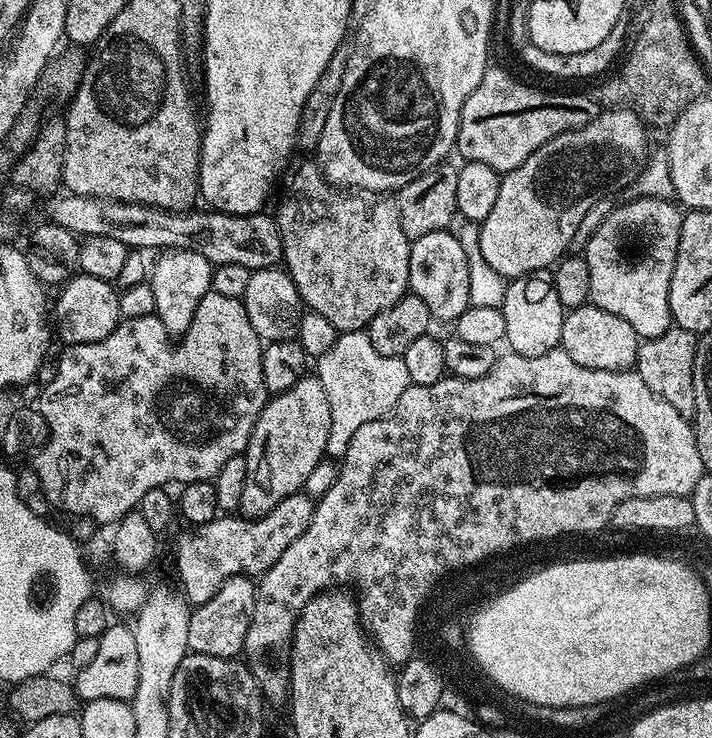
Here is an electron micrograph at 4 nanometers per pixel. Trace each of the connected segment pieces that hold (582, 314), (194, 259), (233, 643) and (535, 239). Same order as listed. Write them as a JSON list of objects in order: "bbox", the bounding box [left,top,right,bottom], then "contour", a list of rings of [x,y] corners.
[{"bbox":[560,302,641,372],"contour":[[[591,302],[571,309],[562,322],[560,347],[566,355],[574,358],[574,362],[578,362],[578,366],[586,366],[590,370],[622,372],[631,369],[635,365],[636,352],[641,343],[634,326],[618,318],[618,314],[610,314],[610,310],[602,310]]]},{"bbox":[146,250,212,338],"contour":[[[164,250],[150,264],[150,275],[146,281],[154,290],[154,316],[160,325],[168,331],[169,337],[179,338],[190,326],[198,310],[198,302],[212,287],[212,265],[197,252],[183,250]]]},{"bbox":[186,576,257,660],"contour":[[[231,576],[218,586],[218,594],[206,602],[195,605],[188,617],[186,642],[189,652],[208,654],[210,658],[231,660],[239,657],[244,651],[246,630],[254,614],[257,581],[250,576]]]},{"bbox":[479,107,648,278],"contour":[[[627,107],[612,108],[595,117],[586,126],[575,128],[550,138],[550,142],[538,146],[538,150],[534,150],[534,154],[530,154],[530,158],[526,158],[526,162],[522,162],[522,166],[518,166],[512,172],[503,173],[500,189],[498,190],[498,198],[494,202],[494,210],[490,210],[488,217],[479,225],[479,251],[482,254],[482,258],[486,260],[486,266],[490,266],[490,270],[494,270],[505,278],[531,276],[543,273],[545,271],[543,268],[549,267],[548,269],[551,269],[569,251],[574,238],[574,230],[578,230],[578,222],[582,222],[582,214],[586,214],[586,210],[590,210],[590,206],[594,206],[594,202],[598,202],[598,198],[609,195],[613,191],[611,188],[620,188],[627,180],[632,180],[639,174],[640,167],[644,164],[644,155],[648,152],[648,136],[644,133],[644,128],[646,128],[645,121],[636,112],[629,110]]]}]

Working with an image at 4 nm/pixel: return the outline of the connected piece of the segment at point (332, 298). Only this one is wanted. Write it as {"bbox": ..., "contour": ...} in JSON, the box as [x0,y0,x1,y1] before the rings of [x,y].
{"bbox":[274,162,412,333],"contour":[[[315,162],[300,164],[296,169],[294,168],[291,169],[291,172],[293,171],[292,177],[290,177],[291,172],[287,177],[287,180],[289,180],[288,185],[284,188],[284,197],[281,198],[276,212],[274,211],[274,219],[282,238],[283,267],[294,282],[300,299],[304,302],[305,309],[322,314],[322,318],[328,319],[330,326],[334,326],[337,333],[359,332],[367,329],[369,322],[374,318],[374,314],[382,314],[382,310],[386,310],[386,306],[394,306],[394,302],[398,302],[409,291],[408,279],[410,278],[410,250],[412,246],[406,238],[406,234],[402,234],[402,222],[398,218],[396,201],[388,194],[361,194],[356,190],[337,188],[336,185],[325,178],[324,173],[320,171],[319,164]]]}

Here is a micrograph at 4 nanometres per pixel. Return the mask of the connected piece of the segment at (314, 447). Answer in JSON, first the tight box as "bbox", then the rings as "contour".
{"bbox":[238,374,330,518],"contour":[[[306,374],[294,386],[285,392],[275,393],[265,403],[262,414],[252,431],[248,451],[243,453],[246,460],[246,480],[242,489],[242,498],[238,509],[239,515],[245,518],[265,516],[282,498],[301,491],[304,483],[312,476],[312,471],[326,456],[326,438],[330,438],[330,402],[326,402],[326,390],[314,374]]]}

